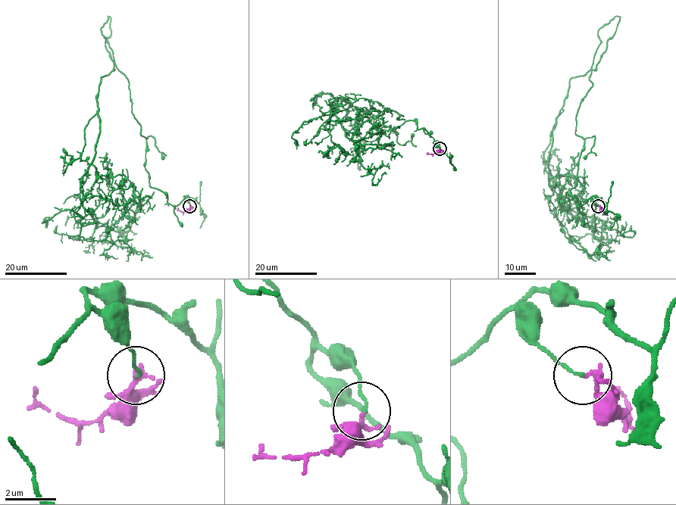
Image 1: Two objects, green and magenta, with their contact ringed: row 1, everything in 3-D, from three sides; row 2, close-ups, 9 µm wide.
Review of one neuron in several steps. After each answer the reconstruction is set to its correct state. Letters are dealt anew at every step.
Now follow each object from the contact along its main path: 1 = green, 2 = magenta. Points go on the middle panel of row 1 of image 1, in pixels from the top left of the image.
1: (439, 148), (408, 120), (352, 148), (360, 169), (349, 102), (330, 104), (352, 140), (376, 134)
2: (439, 148), (436, 153), (427, 152)

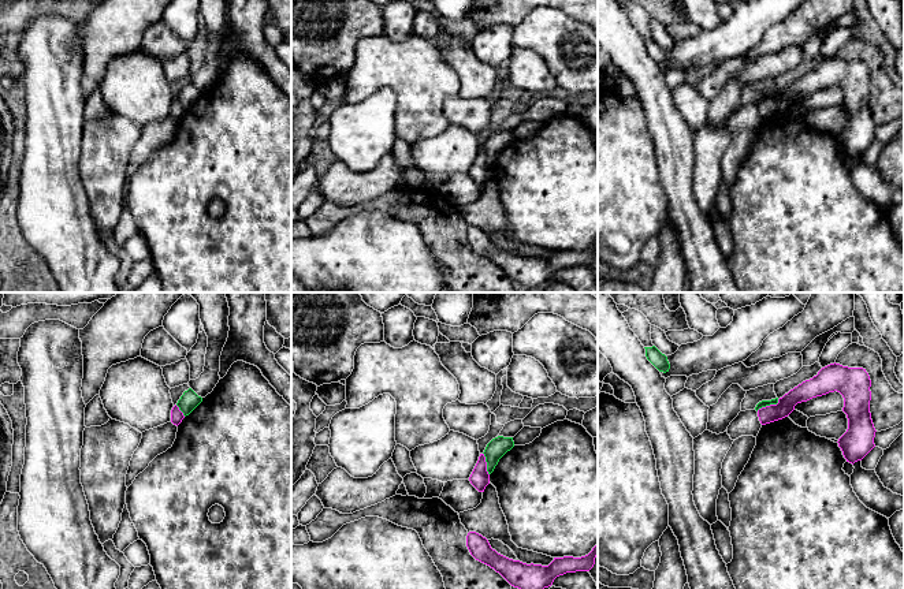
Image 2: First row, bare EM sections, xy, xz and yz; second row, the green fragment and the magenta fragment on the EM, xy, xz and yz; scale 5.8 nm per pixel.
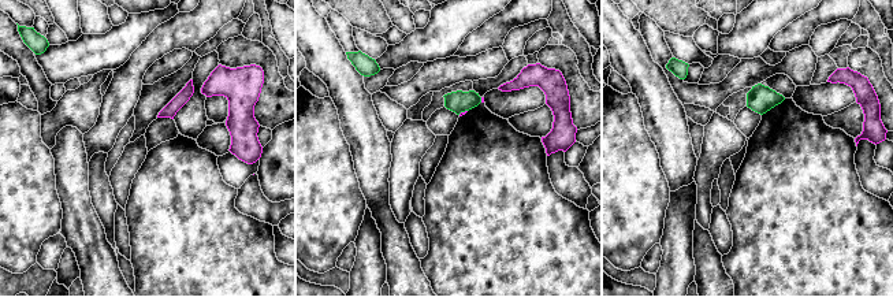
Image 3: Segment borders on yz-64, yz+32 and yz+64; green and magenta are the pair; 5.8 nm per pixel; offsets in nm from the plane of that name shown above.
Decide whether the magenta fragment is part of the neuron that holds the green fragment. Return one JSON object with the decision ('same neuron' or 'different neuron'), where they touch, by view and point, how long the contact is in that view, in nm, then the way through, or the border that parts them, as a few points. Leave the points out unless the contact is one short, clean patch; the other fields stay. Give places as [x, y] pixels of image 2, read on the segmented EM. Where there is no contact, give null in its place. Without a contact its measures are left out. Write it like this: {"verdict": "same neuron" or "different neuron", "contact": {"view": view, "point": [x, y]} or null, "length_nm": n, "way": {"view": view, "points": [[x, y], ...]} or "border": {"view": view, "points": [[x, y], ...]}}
{"verdict": "different neuron", "contact": {"view": "yz", "point": [767, 405]}, "length_nm": 150, "border": {"view": "yz", "points": [[778, 399], [776, 403], [756, 410]]}}

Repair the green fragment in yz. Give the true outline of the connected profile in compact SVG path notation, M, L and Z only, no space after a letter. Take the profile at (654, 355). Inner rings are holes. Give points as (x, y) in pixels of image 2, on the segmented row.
M655 346L644 347L647 359L659 370L659 372L669 372L670 364L667 357L662 354Z

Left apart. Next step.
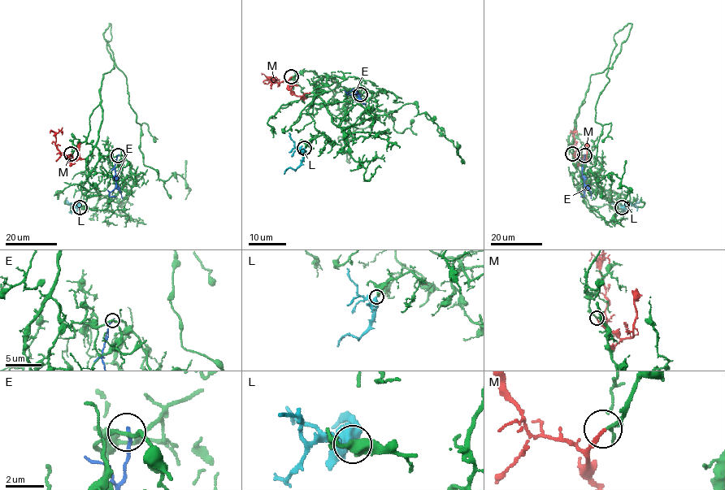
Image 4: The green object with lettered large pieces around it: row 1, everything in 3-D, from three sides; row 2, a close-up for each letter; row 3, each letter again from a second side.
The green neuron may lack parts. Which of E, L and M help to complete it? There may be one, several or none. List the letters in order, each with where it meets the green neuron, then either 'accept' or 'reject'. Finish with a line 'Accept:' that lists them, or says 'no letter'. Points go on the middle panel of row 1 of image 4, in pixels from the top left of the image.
E: contact (360, 94); reject
L: contact (304, 148); reject
M: contact (291, 76); accept
Accept: M

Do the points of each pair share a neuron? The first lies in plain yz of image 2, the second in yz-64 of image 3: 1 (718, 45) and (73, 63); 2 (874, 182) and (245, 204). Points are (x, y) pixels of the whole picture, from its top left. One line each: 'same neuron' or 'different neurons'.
1: same neuron
2: same neuron

